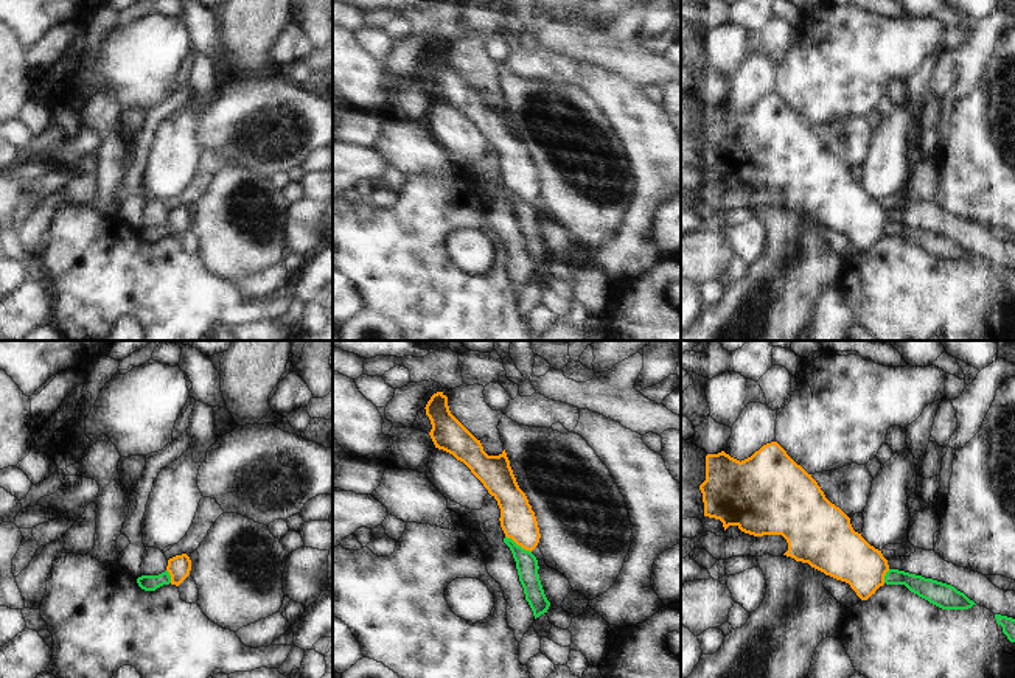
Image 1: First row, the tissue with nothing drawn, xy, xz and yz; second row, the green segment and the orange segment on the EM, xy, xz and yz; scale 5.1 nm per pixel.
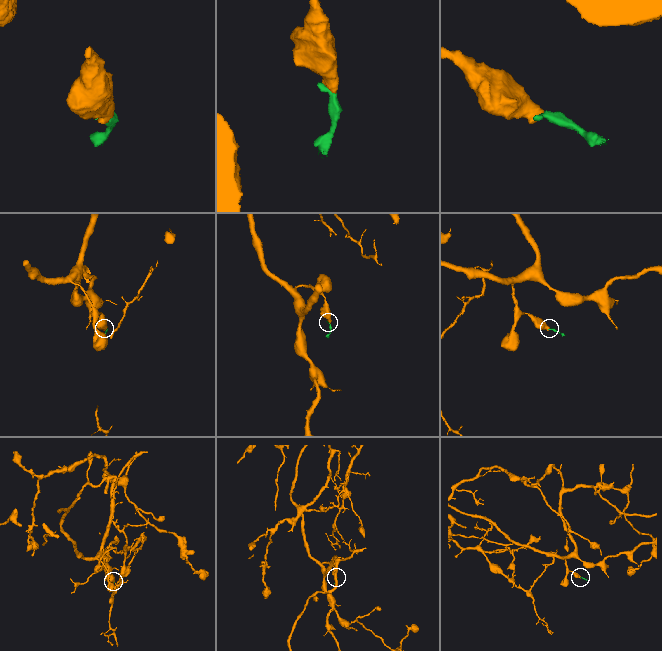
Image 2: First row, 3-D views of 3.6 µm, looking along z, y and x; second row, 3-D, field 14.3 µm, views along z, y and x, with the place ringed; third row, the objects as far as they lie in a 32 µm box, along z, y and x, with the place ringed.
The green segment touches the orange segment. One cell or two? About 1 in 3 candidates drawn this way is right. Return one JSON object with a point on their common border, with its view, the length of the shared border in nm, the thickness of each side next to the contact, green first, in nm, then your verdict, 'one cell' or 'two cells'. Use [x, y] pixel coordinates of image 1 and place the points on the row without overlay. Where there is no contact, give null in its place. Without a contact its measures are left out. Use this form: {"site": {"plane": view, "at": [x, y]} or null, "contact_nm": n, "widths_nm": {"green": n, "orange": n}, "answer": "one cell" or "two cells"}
{"site": {"plane": "xz", "at": [516, 196]}, "contact_nm": 160, "widths_nm": {"green": 110, "orange": 190}, "answer": "two cells"}

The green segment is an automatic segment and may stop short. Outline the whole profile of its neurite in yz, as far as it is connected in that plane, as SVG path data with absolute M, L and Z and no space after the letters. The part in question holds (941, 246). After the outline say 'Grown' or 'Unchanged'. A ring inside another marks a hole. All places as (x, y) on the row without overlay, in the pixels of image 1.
M889 221L884 227L884 235L905 236L911 244L942 261L968 261L976 257L951 236L898 221Z. Unchanged

